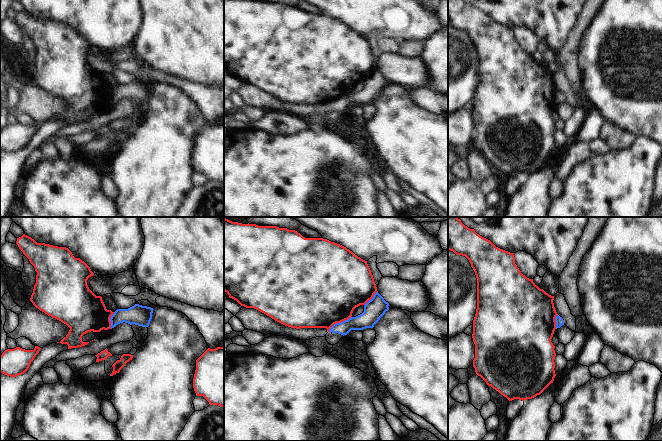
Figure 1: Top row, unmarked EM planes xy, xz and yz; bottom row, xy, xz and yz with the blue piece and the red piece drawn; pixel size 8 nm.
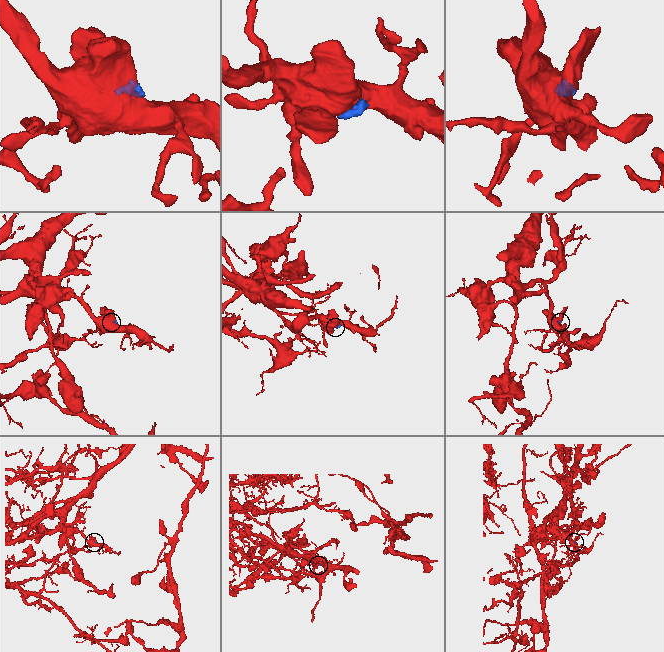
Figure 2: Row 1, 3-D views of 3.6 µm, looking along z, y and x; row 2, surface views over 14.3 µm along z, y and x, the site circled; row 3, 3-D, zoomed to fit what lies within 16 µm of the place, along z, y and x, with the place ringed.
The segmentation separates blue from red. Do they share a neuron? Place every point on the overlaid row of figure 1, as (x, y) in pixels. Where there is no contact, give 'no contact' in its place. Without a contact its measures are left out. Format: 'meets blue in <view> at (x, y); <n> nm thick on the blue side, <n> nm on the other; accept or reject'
meets blue in xz at (339, 323); 140 nm thick on the blue side, 480 nm on the other; reject

